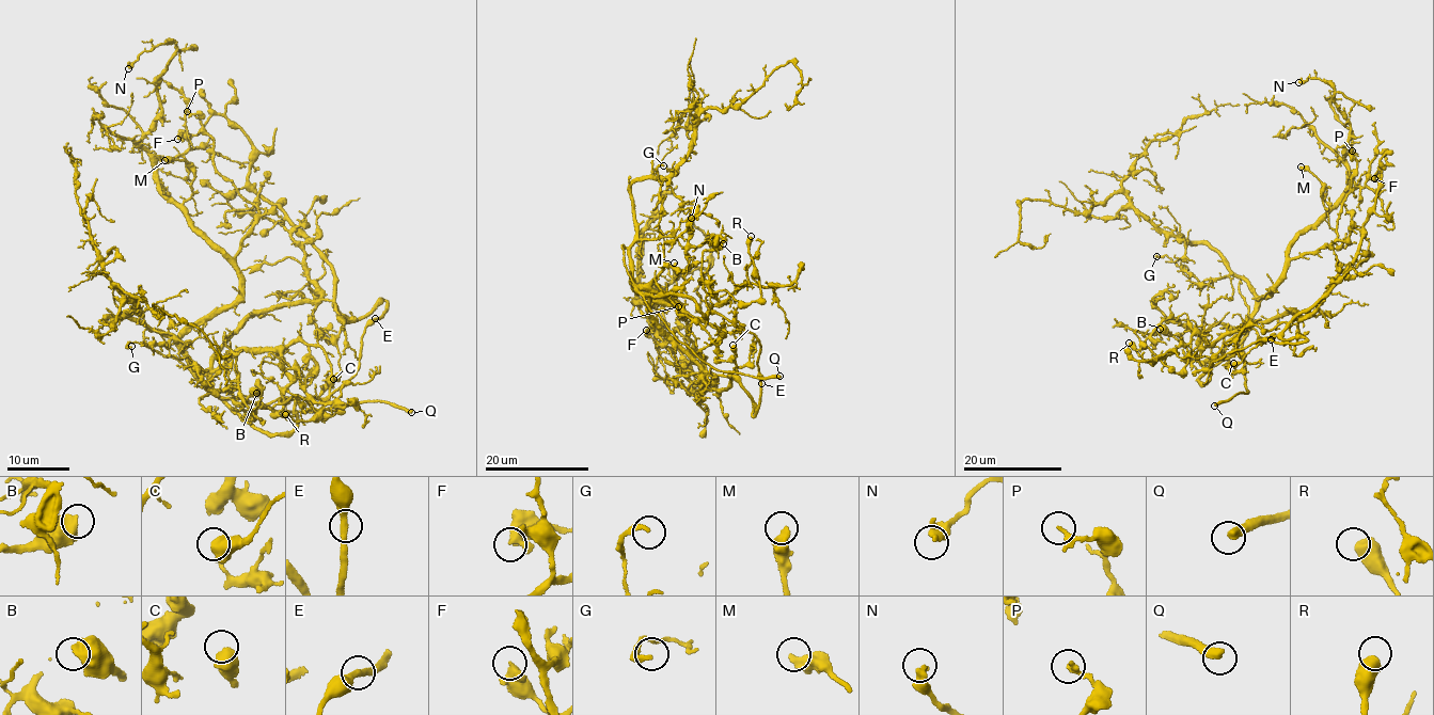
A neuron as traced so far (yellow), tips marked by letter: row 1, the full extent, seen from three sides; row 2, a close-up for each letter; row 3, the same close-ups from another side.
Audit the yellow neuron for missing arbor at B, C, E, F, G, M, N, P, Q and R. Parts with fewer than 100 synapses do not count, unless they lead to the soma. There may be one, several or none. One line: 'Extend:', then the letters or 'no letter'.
Extend: Q

